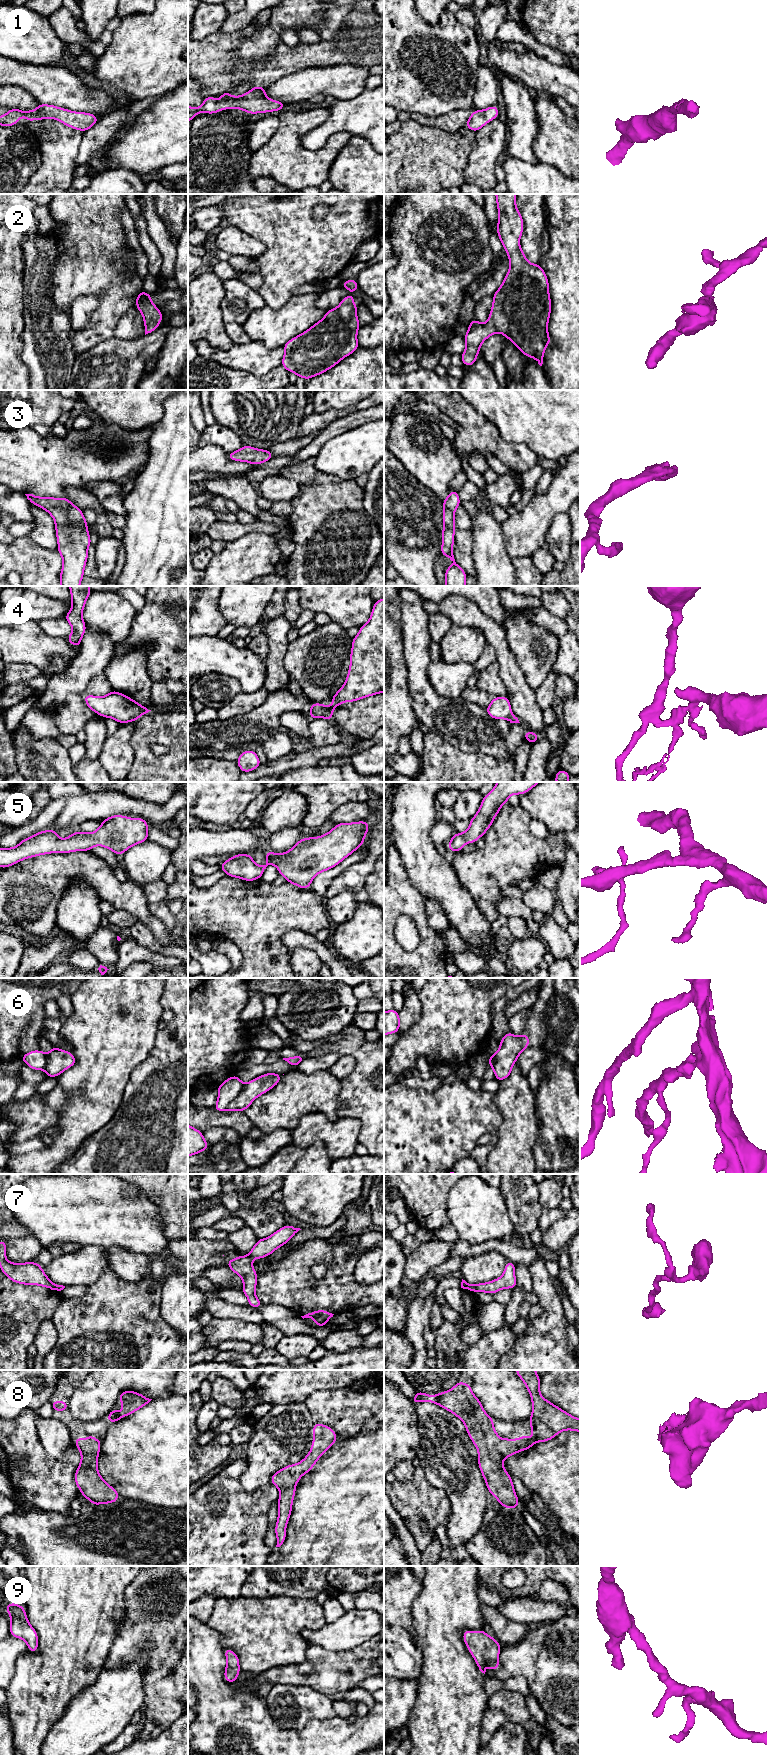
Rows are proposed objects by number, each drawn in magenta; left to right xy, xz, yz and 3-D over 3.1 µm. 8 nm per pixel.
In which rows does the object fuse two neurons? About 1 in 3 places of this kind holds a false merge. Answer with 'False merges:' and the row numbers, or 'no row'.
False merges: 4, 6, 7

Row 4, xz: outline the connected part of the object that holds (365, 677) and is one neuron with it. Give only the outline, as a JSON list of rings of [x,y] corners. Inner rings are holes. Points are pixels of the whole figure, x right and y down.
[[[384,598],[374,601],[374,606],[372,608],[372,614],[370,619],[366,624],[360,627],[359,633],[356,637],[352,639],[352,650],[350,654],[350,667],[348,670],[346,682],[339,689],[339,691],[334,694],[331,699],[333,704],[329,707],[325,704],[310,703],[310,715],[309,719],[323,716],[330,711],[333,711],[336,707],[344,702],[353,702],[368,696],[373,696],[375,694],[384,692]]]

